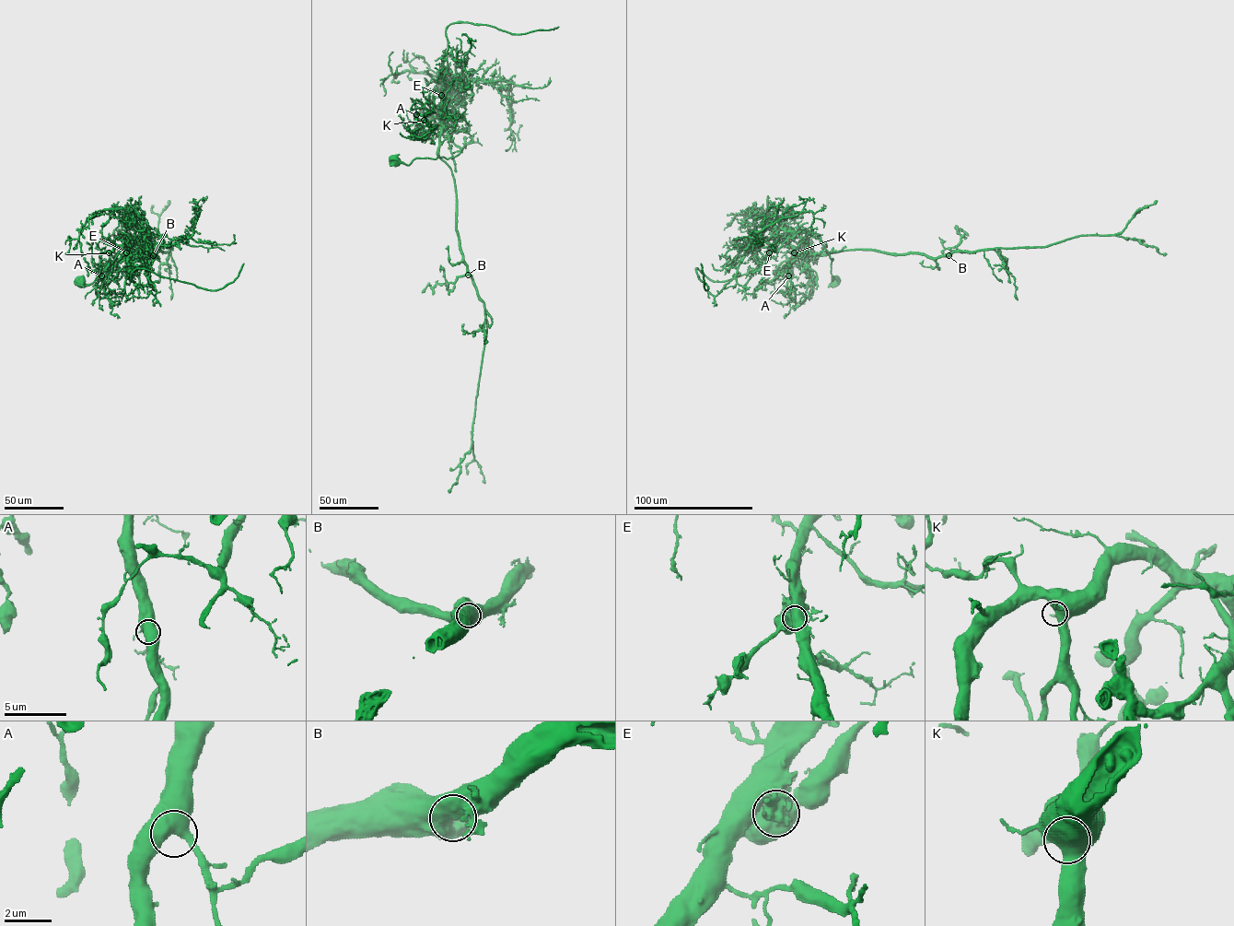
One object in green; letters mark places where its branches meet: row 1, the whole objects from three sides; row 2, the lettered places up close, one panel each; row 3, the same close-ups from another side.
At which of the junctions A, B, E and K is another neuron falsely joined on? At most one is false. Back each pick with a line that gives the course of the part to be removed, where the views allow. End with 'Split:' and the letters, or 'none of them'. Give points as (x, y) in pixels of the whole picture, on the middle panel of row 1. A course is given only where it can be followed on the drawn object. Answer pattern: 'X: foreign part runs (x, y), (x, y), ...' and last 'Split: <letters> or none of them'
E: foreign part runs (441, 95), (439, 157), (454, 180), (459, 249), (486, 321), (471, 444), (448, 493)
Split: E

